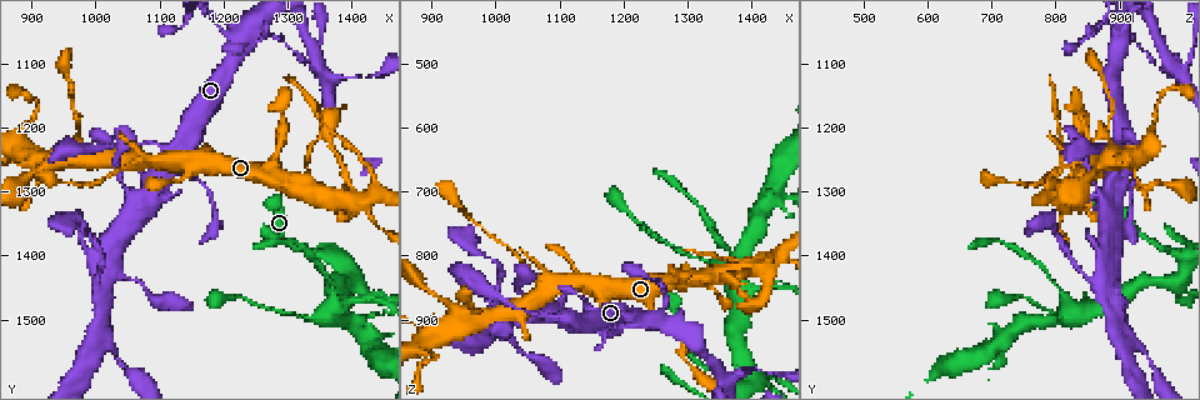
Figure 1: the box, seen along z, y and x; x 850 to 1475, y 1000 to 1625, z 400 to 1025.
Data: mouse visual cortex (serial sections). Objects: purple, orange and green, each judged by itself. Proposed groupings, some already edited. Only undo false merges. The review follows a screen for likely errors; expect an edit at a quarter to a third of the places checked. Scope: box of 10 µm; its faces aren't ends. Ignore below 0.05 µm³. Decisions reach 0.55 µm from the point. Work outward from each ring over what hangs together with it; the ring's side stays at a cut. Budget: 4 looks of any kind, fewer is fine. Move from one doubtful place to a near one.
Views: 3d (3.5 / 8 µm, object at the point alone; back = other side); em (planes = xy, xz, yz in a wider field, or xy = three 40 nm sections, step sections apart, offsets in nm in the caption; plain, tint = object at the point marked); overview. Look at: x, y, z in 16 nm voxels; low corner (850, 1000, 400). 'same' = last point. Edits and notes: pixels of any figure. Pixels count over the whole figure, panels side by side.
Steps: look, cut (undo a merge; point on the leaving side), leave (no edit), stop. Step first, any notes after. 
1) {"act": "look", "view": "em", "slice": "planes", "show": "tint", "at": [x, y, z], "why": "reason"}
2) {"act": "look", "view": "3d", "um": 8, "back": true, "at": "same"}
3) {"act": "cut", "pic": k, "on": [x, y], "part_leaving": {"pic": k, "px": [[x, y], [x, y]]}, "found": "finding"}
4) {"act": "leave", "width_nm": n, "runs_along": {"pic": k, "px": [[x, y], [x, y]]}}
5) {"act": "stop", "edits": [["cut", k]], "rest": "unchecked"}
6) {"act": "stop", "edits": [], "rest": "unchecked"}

{"act": "look", "view": "3d", "um": 3.5, "at": [1050, 1260, 820], "why": "sudden change in width"}

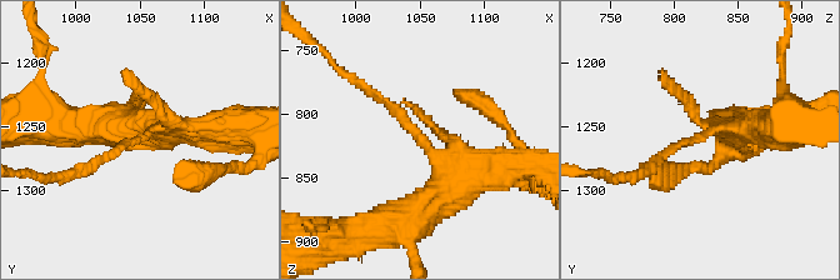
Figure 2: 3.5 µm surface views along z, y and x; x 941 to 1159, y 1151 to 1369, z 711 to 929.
{"act": "look", "view": "em", "slice": "xy", "step": 3, "show": "tint", "at": [1050, 1260, 820], "arm_widths_nm": [150, 350], "why": "need the tissue"}

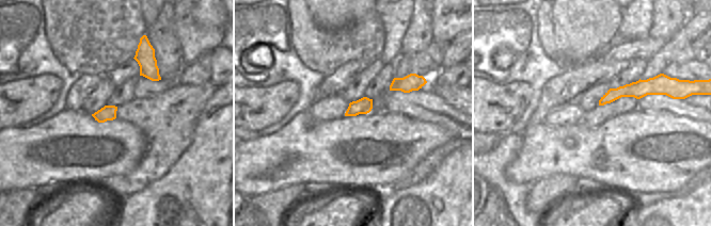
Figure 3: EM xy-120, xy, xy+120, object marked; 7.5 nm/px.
{"act": "look", "view": "em", "slice": "xy", "step": 2, "show": "tint", "at": "same"}

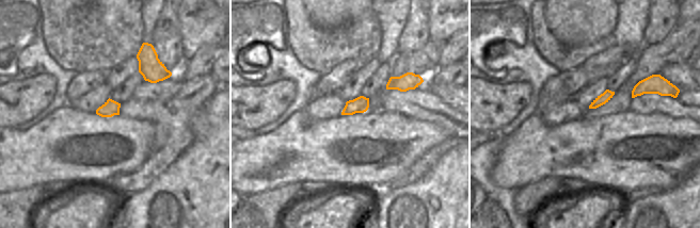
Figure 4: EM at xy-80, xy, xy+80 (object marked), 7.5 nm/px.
{"act": "leave", "width_nm": 120, "runs_along": {"pic": 2, "px": [[484, 176], [445, 164], [365, 86]]}, "found": "one cell here"}

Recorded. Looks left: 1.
{"act": "look", "view": "3d", "um": 3.5, "at": [1360, 1430, 785], "why": "narrows sharply"}

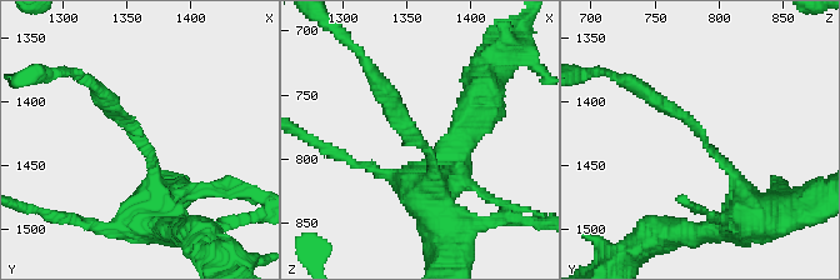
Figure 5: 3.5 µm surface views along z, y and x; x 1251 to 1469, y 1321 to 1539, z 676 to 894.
{"act": "leave", "runs_along": {"pic": 5, "px": [[759, 216], [695, 125], [646, 94]]}, "found": "one cell here"}

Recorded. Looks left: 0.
{"act": "stop", "edits": [], "rest": "unchecked"}

